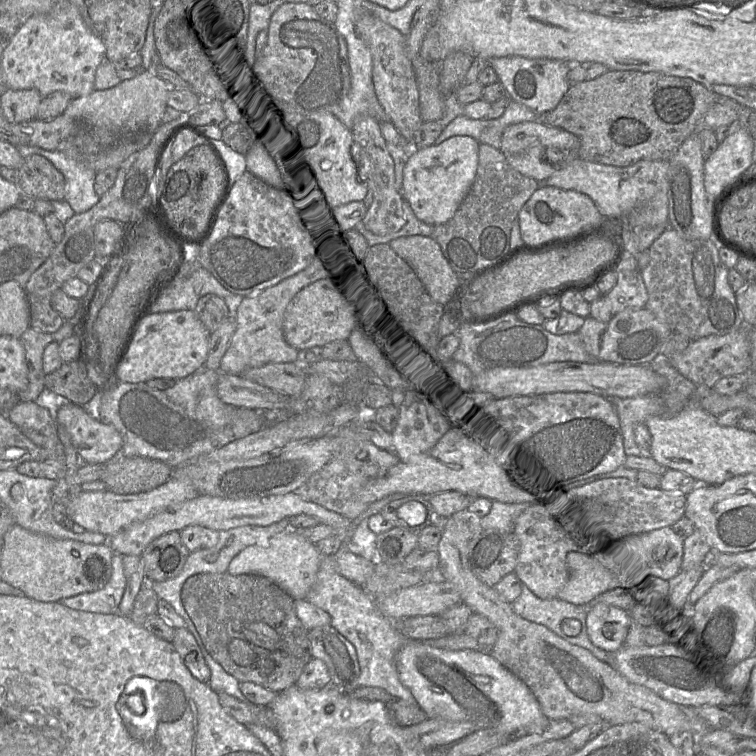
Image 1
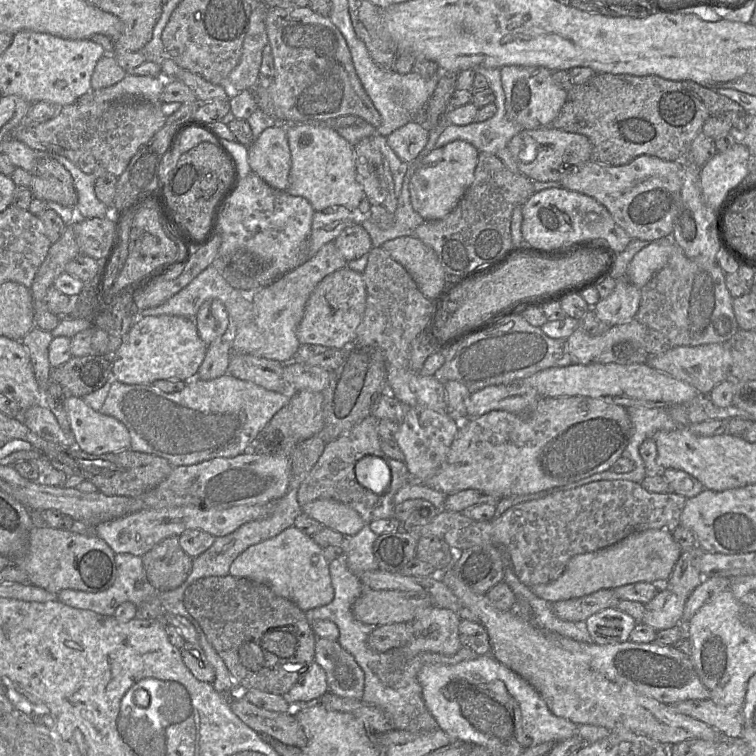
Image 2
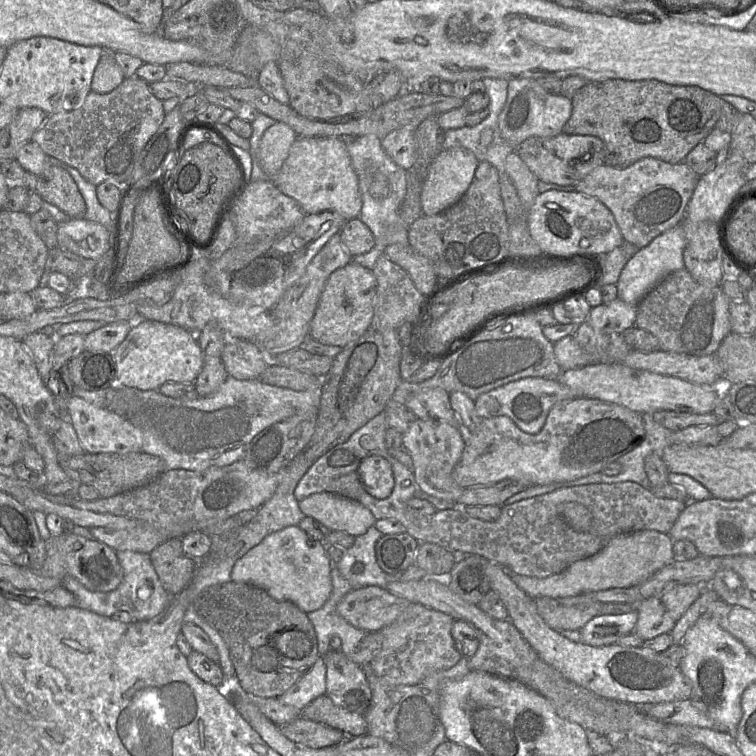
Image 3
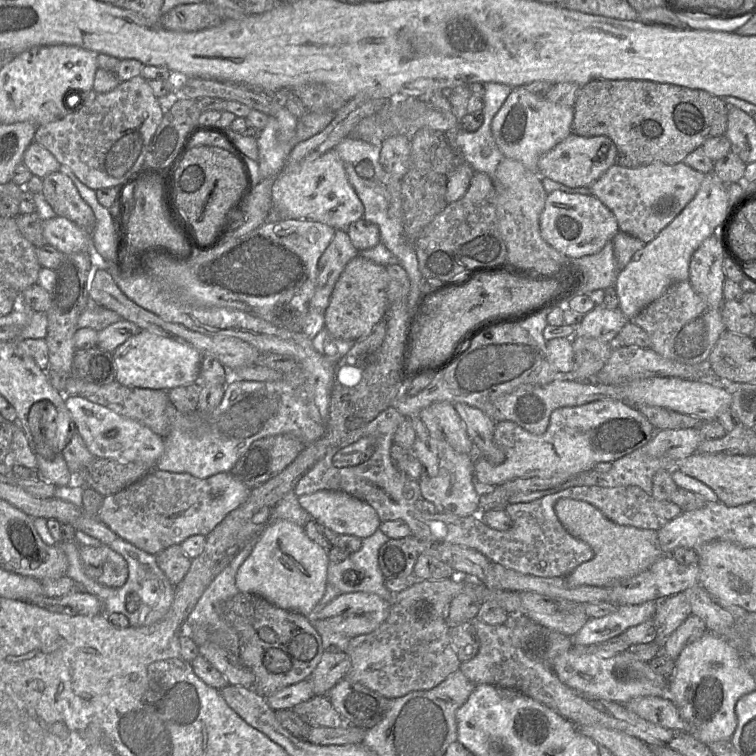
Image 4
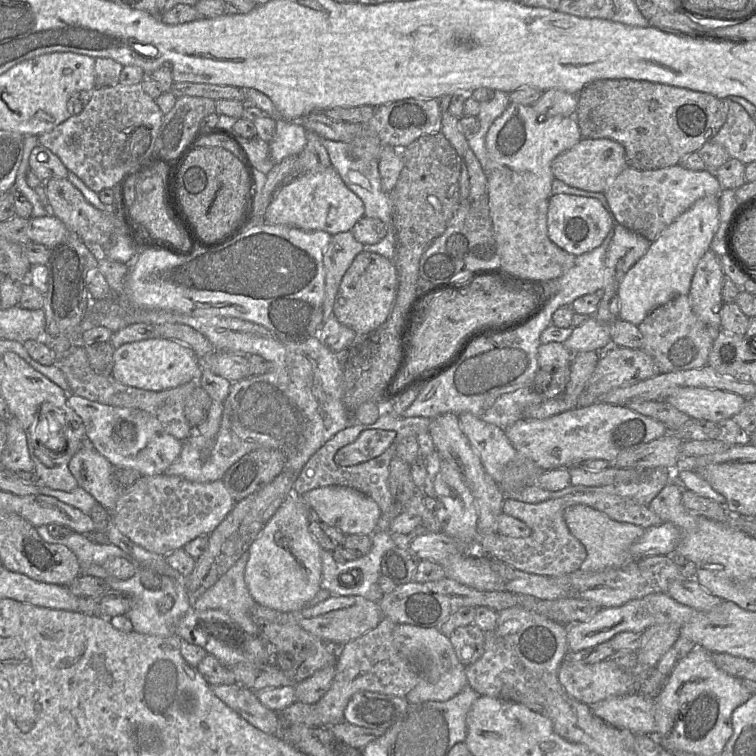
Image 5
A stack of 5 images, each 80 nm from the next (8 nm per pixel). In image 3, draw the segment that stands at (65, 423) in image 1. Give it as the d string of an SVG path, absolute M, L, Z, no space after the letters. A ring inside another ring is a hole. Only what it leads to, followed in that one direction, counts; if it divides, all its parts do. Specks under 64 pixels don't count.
M72 394L68 401L69 422L74 427L84 451L90 454L127 454L142 452L142 430L127 418L106 407L97 407Z

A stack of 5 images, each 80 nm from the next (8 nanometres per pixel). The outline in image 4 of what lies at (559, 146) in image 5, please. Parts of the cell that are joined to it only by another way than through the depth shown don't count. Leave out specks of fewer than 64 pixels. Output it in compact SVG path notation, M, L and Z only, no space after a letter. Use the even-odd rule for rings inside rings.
M525 86L513 87L494 116L491 130L497 147L505 158L521 162L529 171L538 173L540 157L572 133L574 106L560 105L538 97Z

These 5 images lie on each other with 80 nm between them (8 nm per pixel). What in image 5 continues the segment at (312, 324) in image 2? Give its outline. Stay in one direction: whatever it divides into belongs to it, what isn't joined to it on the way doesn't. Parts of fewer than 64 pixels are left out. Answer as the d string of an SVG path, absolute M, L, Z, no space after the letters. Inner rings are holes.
M363 251L354 258L341 280L333 315L356 334L380 328L389 316L397 288L398 274L394 263L379 254Z

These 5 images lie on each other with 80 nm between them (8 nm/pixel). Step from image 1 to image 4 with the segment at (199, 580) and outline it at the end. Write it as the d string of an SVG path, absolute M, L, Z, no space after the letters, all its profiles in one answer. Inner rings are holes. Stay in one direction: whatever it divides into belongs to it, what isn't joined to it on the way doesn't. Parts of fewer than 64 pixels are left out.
M239 592L216 610L236 631L238 657L256 677L252 689L264 698L309 678L325 651L320 634L306 616L281 609L259 595Z

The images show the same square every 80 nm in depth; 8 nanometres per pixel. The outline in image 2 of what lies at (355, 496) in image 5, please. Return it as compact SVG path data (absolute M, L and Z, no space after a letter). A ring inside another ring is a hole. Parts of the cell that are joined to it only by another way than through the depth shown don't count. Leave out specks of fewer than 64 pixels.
M317 499L301 507L303 513L345 537L357 534L366 524L350 506L331 499Z

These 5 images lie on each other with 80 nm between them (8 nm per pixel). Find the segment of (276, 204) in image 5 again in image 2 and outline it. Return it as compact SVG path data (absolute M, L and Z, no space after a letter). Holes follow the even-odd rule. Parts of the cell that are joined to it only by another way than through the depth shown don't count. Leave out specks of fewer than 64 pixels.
M304 122L286 126L292 161L286 191L308 200L315 212L338 206L358 209L366 196L357 181L353 147L334 127L325 123Z

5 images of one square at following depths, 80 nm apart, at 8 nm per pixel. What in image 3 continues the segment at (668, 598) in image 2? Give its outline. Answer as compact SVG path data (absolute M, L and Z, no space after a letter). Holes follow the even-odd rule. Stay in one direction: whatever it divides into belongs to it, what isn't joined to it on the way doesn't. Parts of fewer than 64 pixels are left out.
M659 597L643 599L637 604L638 620L633 631L644 641L669 633L676 621Z

